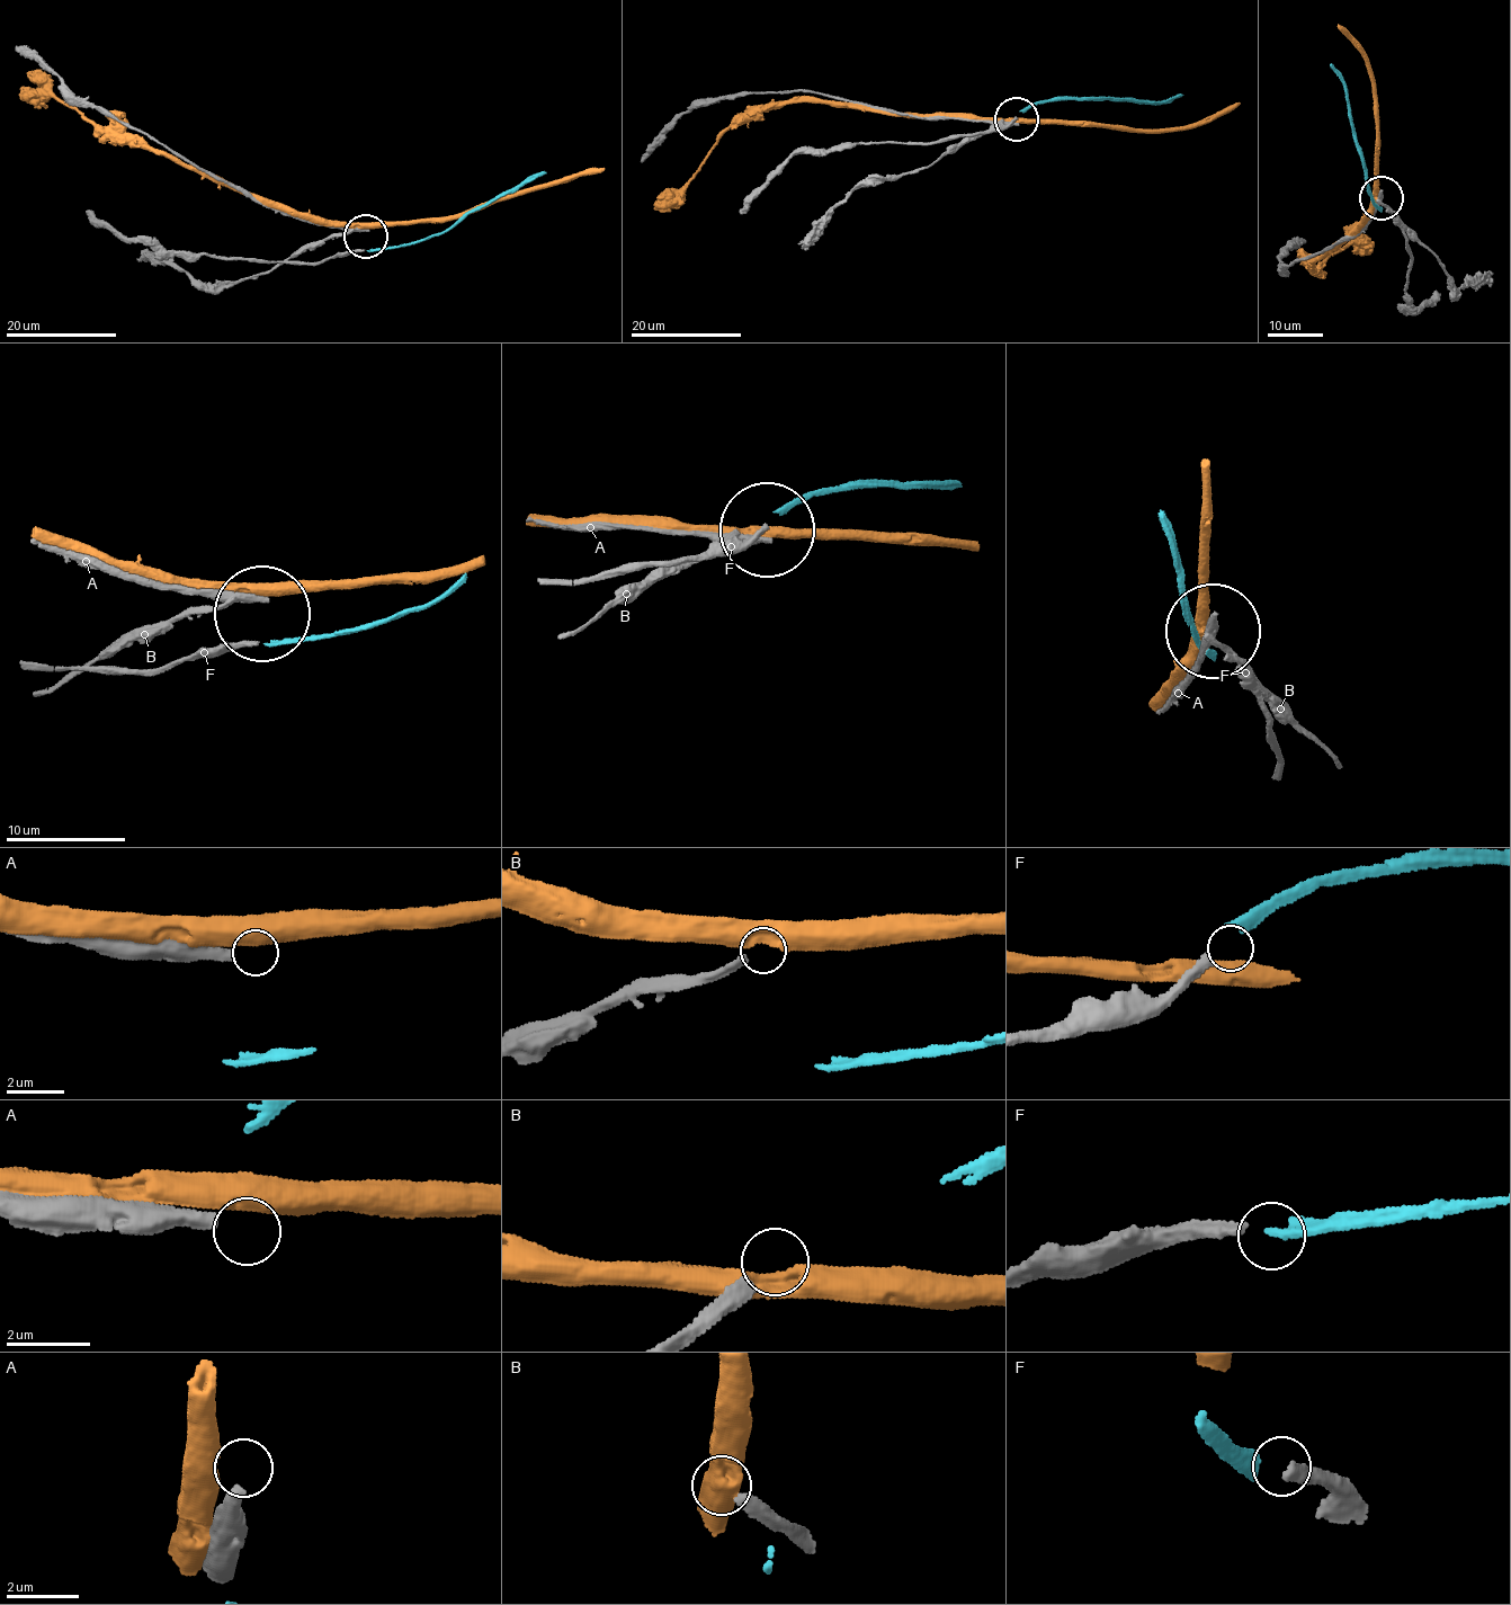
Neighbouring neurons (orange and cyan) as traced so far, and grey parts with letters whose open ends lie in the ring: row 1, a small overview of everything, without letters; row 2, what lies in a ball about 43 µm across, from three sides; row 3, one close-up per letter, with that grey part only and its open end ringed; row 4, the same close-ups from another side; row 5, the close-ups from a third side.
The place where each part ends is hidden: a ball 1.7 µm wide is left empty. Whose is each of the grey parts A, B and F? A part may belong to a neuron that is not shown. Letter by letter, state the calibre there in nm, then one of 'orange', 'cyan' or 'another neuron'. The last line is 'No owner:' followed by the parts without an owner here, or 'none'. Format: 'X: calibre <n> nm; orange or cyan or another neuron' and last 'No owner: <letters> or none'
A: calibre 400 nm; another neuron
B: calibre 260 nm; another neuron
F: calibre 320 nm; another neuron
No owner: A, B, F

